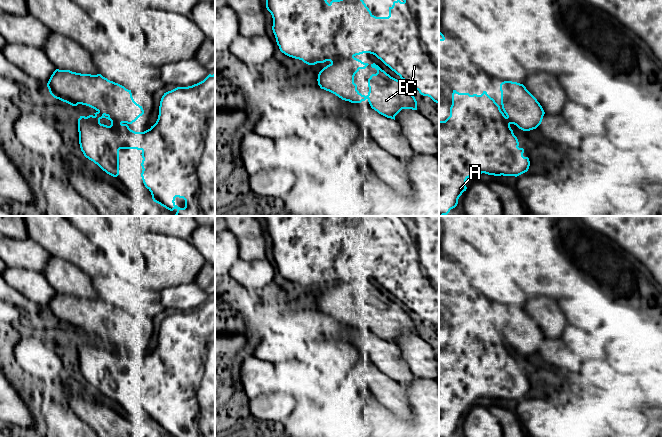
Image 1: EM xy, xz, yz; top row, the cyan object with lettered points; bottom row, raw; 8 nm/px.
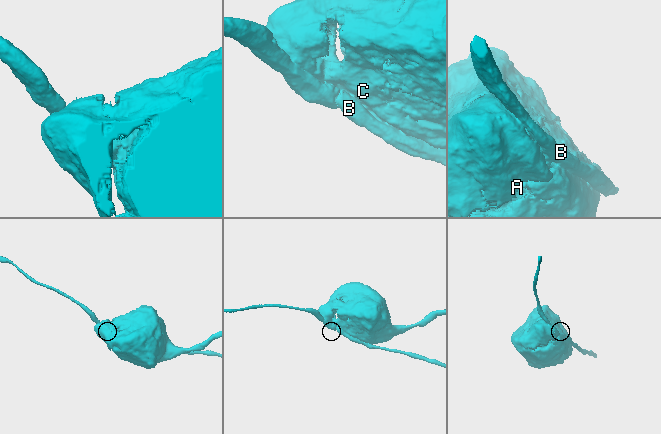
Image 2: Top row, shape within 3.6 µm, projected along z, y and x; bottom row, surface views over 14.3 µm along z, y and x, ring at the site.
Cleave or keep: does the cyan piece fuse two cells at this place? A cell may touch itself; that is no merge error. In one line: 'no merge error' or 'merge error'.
merge error

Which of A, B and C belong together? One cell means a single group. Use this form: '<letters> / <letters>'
A C / B

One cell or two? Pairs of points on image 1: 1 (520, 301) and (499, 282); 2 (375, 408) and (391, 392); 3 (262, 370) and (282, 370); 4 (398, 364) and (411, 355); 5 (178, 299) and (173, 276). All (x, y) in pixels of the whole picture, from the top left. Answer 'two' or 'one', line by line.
1: one
2: two
3: two
4: two
5: two

